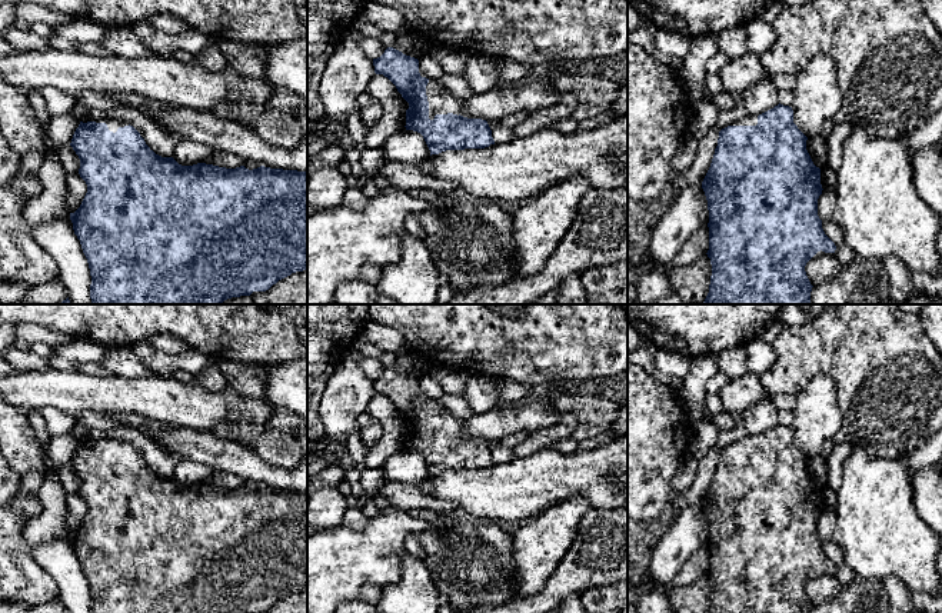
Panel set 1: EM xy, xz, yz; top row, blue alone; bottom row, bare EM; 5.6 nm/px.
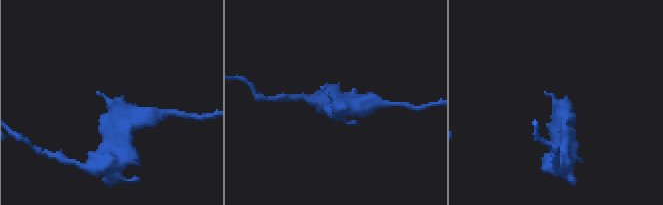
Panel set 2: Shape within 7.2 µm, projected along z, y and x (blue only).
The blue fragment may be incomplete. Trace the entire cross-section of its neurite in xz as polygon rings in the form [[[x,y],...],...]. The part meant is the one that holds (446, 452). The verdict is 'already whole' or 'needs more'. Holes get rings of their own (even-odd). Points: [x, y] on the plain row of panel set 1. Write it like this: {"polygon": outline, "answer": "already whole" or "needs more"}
{"polygon": [[[387,367],[385,373],[373,379],[375,393],[387,397],[405,419],[406,450],[417,452],[423,456],[432,474],[446,470],[485,469],[495,464],[492,450],[486,440],[467,439],[460,434],[463,420],[449,414],[439,403],[422,397],[419,393],[419,380]]], "answer": "needs more"}

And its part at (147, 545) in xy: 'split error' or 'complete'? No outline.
split error

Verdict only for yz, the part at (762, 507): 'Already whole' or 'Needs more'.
Needs more

